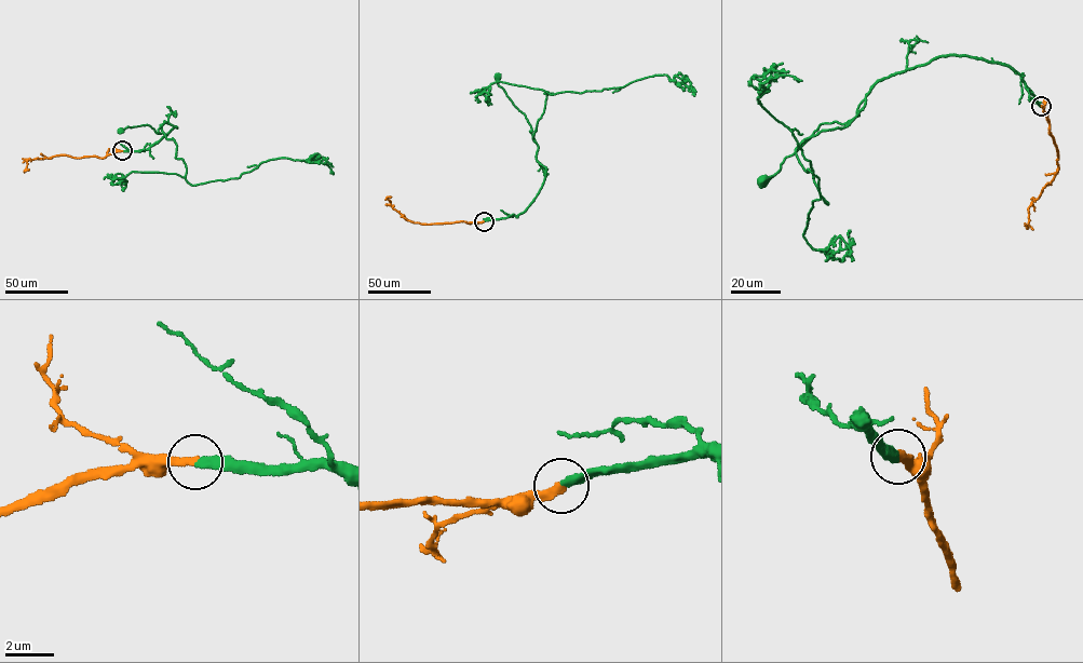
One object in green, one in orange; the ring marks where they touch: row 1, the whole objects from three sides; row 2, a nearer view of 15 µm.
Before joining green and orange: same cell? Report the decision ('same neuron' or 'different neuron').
same neuron

